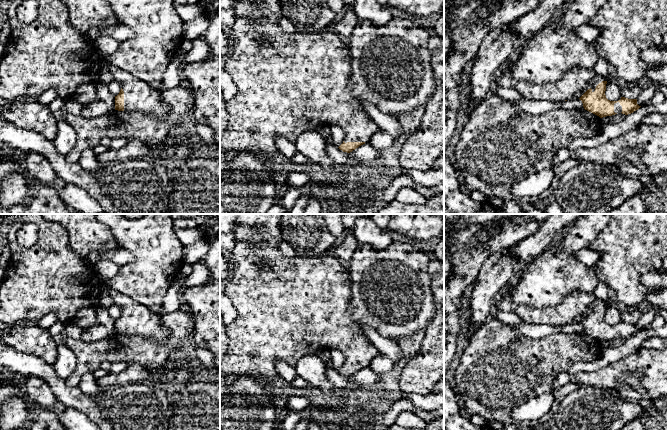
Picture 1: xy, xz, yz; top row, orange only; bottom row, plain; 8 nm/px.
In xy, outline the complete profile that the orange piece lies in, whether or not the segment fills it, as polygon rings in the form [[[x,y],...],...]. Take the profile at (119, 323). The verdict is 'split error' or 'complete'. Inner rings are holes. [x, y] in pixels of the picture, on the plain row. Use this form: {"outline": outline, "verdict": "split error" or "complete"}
{"outline": [[[18,214],[9,221],[5,234],[12,254],[5,267],[5,276],[0,285],[0,321],[7,326],[12,326],[19,322],[37,322],[49,313],[54,313],[57,316],[57,321],[67,325],[70,322],[74,322],[79,310],[89,306],[99,308],[100,297],[106,292],[112,299],[113,304],[118,305],[121,309],[119,318],[115,320],[115,334],[140,335],[157,343],[175,343],[176,340],[173,338],[172,333],[161,323],[161,315],[112,289],[109,286],[109,281],[99,276],[94,265],[90,264],[86,258],[80,256],[70,247],[68,232],[62,225],[46,221],[42,214]],[[25,223],[34,223],[39,229],[37,243],[31,247],[22,247],[16,239],[17,231]]], "verdict": "split error"}

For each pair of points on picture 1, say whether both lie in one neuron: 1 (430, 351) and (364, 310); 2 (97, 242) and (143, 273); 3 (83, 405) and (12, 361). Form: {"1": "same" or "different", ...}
{"1": "different", "2": "different", "3": "same"}

